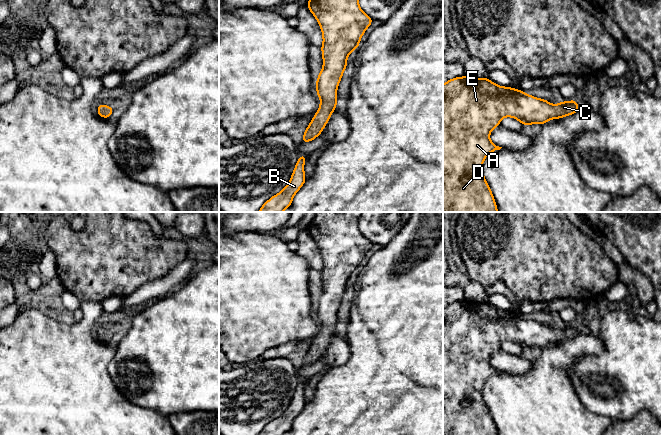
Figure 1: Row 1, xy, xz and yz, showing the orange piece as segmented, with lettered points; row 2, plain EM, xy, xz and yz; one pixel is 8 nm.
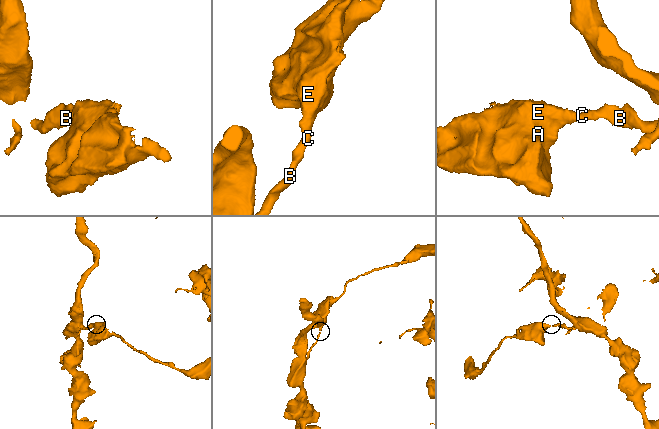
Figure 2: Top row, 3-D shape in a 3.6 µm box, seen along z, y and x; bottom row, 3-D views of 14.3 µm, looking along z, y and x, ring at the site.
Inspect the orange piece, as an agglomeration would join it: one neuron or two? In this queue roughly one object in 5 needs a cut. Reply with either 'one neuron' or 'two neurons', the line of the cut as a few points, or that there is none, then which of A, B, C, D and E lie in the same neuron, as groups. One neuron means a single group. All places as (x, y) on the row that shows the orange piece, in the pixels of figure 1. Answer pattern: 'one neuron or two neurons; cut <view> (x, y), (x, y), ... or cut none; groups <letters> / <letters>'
one neuron; cut none; groups A B C D E

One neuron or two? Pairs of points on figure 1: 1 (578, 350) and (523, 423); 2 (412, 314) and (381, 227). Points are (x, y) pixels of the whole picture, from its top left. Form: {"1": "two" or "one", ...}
{"1": "one", "2": "two"}

